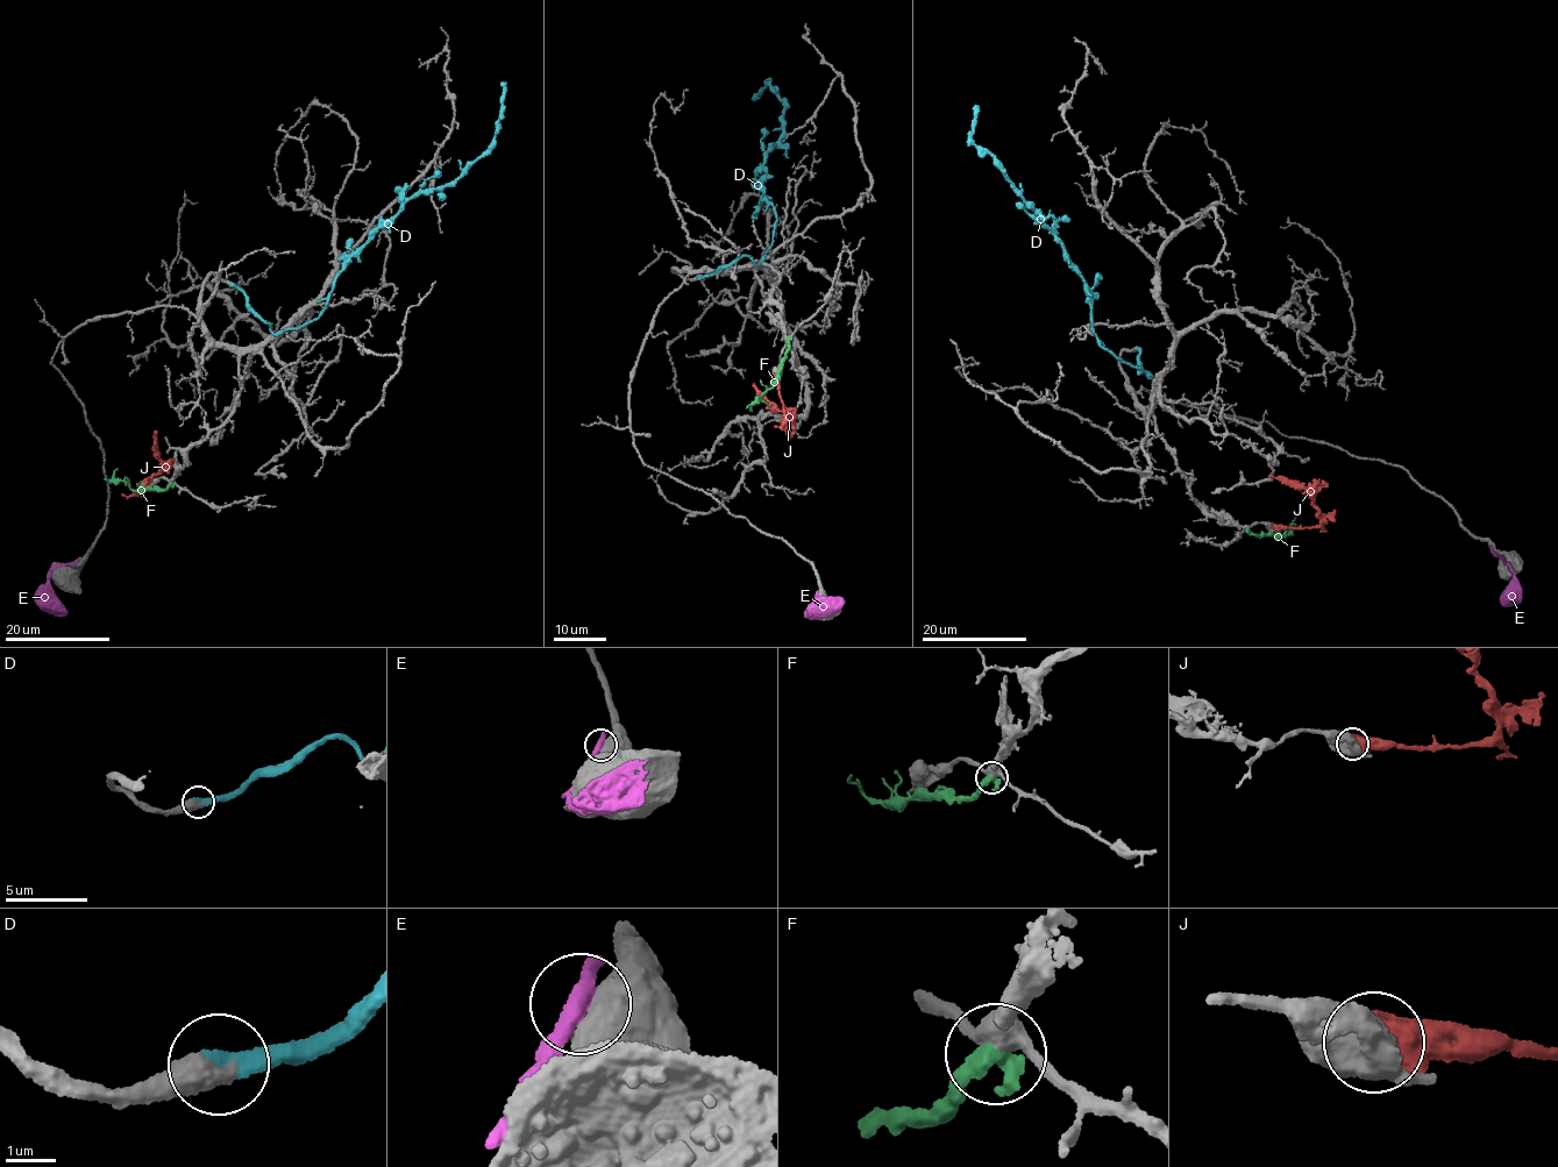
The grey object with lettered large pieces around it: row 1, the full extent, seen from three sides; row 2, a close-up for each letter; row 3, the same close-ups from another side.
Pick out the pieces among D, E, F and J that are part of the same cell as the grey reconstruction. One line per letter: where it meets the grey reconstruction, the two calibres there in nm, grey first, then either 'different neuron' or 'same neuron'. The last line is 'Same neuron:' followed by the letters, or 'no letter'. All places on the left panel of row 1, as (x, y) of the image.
D: (234, 285) | 480/420 nm | same neuron
E: (72, 563) | 800/360 nm | different neuron
F: (171, 483) | 400/440 nm | different neuron
J: (147, 482) | 650/700 nm | different neuron
Same neuron: D

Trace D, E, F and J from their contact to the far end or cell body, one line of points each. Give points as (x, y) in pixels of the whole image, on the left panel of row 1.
D: (234, 285), (275, 333), (320, 317), (342, 265), (375, 233), (491, 146), (500, 83)
E: (72, 563), (57, 566), (49, 578), (49, 592), (65, 614)
F: (171, 484), (162, 491), (141, 492), (114, 478), (118, 469)
J: (147, 482), (137, 493), (159, 471), (161, 462), (155, 432)

